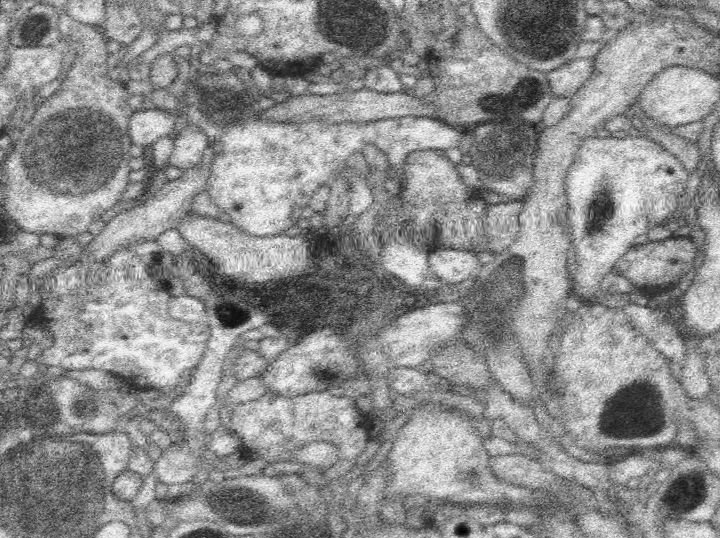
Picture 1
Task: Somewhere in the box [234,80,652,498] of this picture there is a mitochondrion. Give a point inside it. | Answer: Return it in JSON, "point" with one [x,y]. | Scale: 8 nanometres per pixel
{"point":[606,188]}

